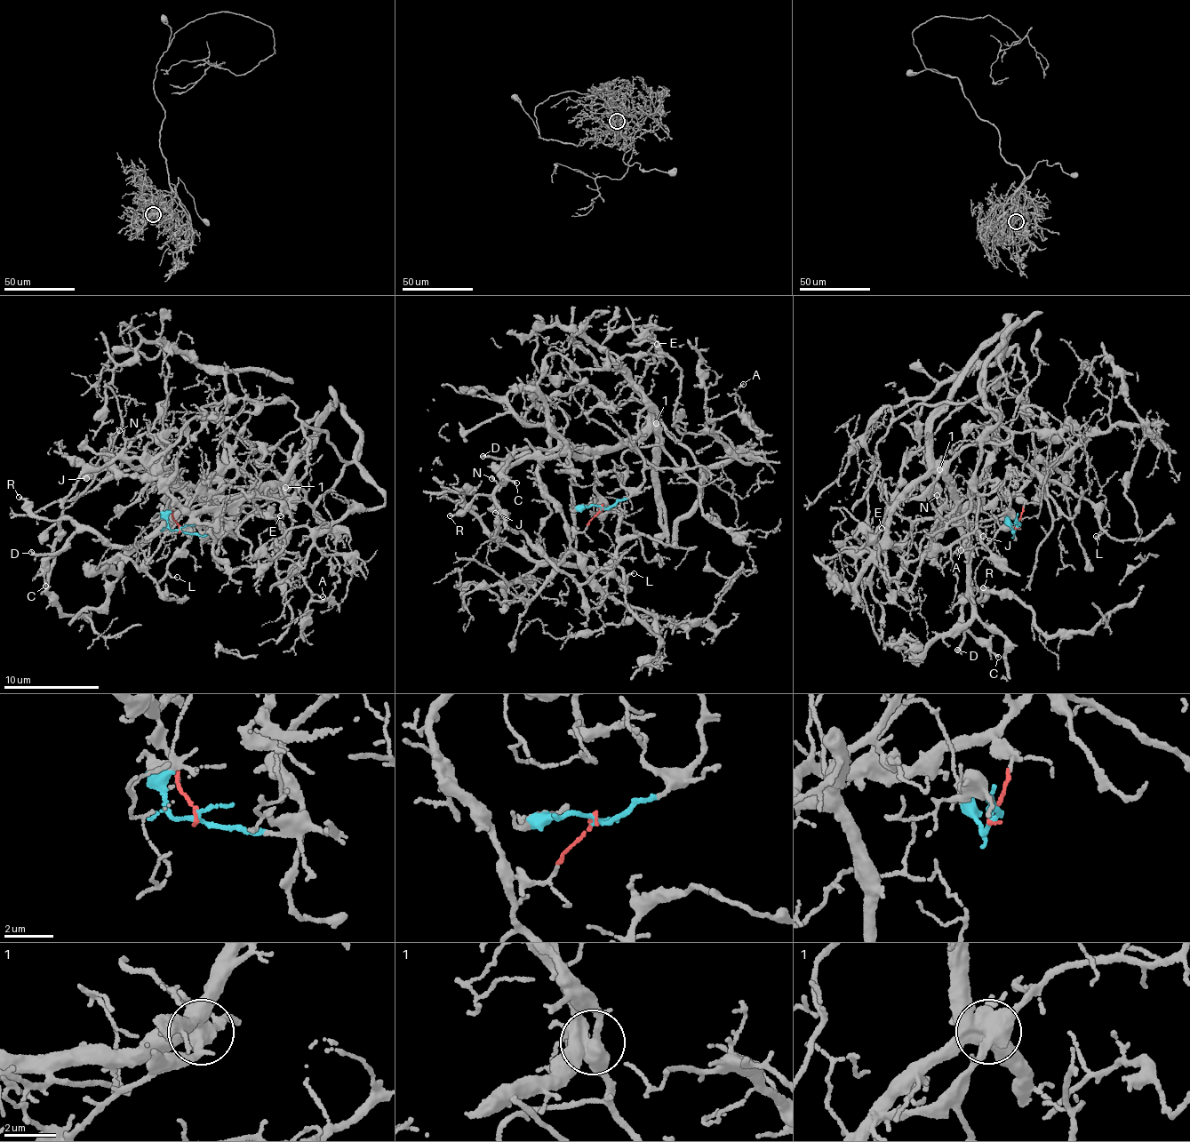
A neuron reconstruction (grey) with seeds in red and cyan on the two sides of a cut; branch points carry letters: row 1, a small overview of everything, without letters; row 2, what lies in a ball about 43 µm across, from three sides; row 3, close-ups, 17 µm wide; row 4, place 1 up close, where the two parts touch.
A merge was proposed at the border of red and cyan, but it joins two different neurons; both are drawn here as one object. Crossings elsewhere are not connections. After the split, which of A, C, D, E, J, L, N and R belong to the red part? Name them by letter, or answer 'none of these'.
C, D, J, L, N, R

